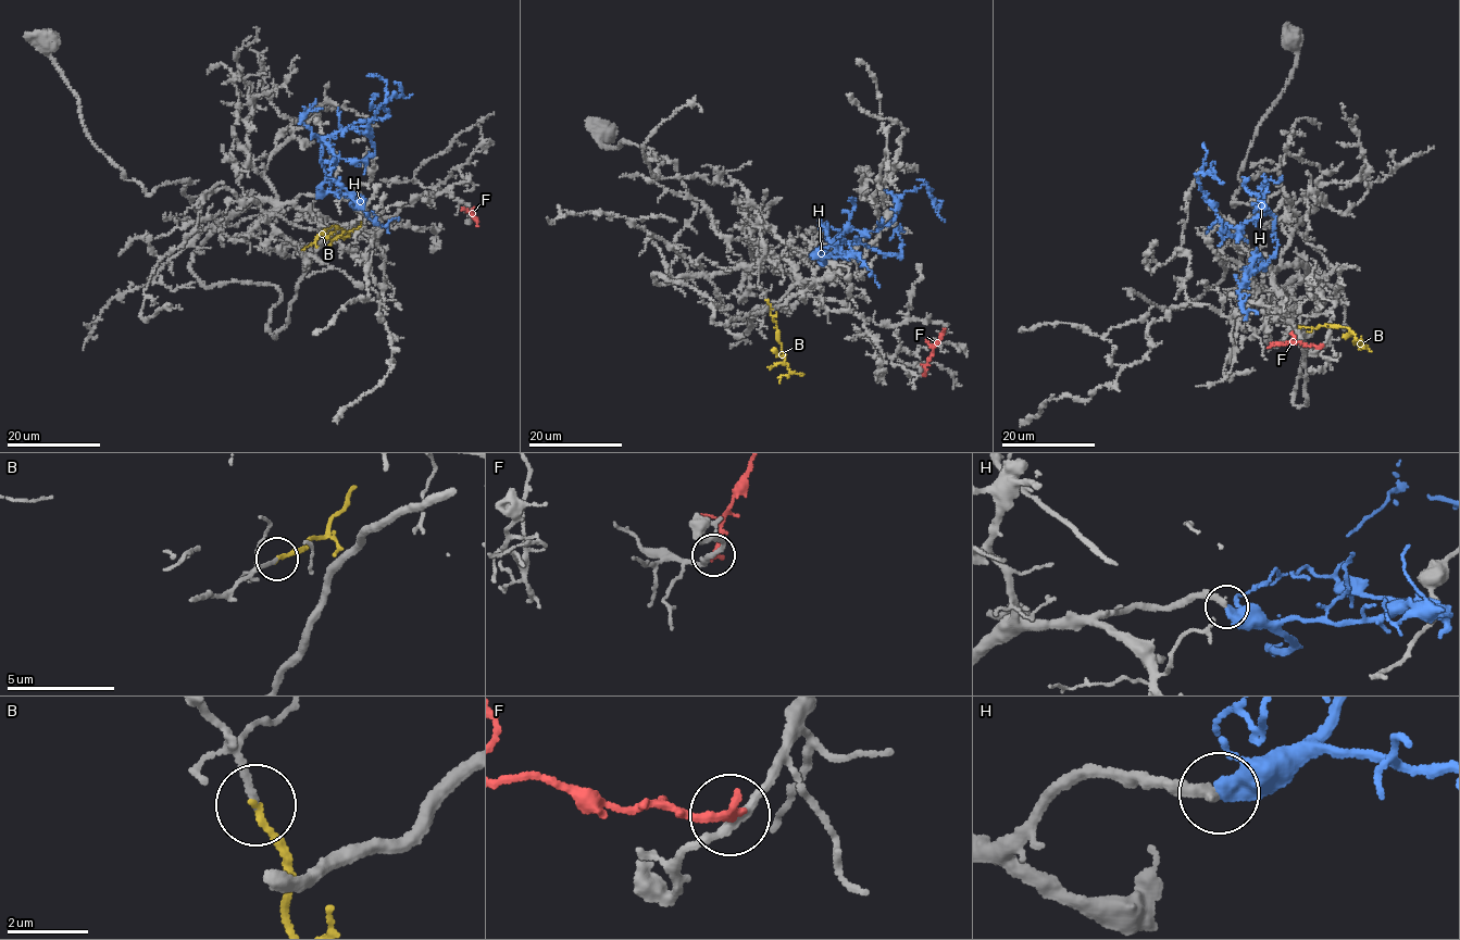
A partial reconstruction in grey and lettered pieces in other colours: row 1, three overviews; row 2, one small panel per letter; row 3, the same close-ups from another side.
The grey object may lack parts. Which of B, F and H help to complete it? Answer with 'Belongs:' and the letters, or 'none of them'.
Belongs: B, H

